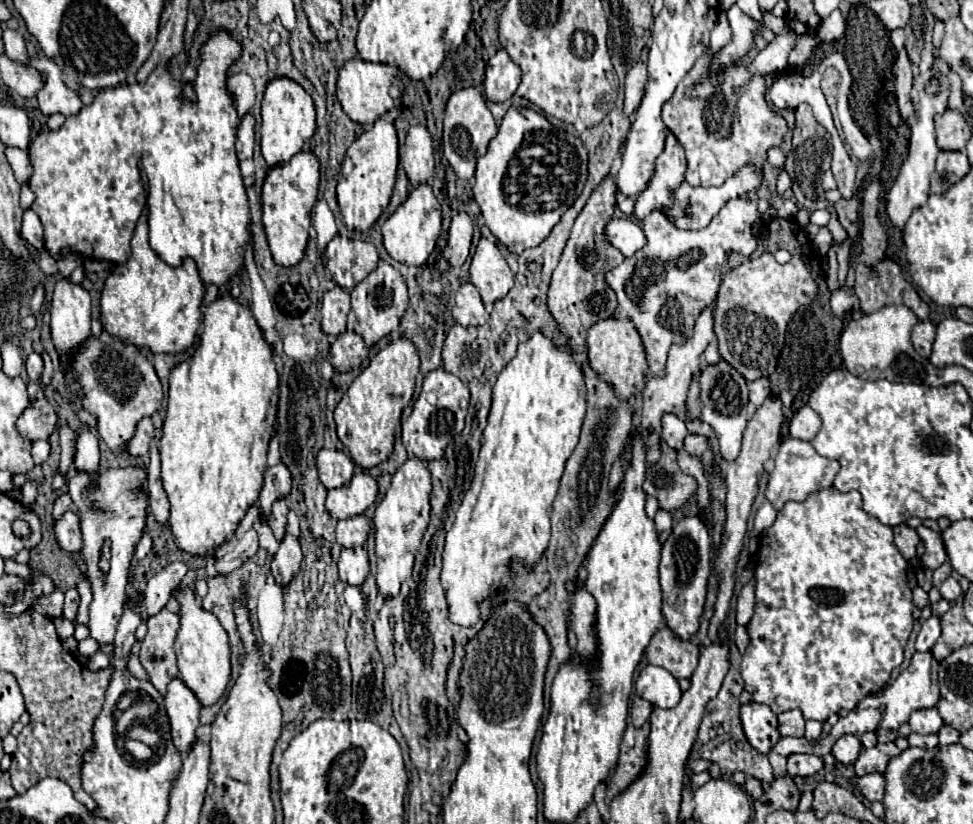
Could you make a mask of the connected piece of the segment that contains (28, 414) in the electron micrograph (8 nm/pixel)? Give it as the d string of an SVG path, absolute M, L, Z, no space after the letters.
M47 398L31 402L21 416L17 418L17 432L35 442L35 440L49 440L57 424L57 414L55 408L49 404Z

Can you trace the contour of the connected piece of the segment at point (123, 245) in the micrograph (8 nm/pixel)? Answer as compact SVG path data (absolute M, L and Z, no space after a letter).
M219 32L209 40L203 50L203 62L197 68L197 80L193 82L197 102L181 102L181 82L175 82L167 70L155 68L145 84L131 82L129 86L105 88L95 96L95 102L85 106L77 116L69 116L59 130L37 134L29 148L33 174L29 186L37 192L33 210L39 214L45 228L45 248L59 258L59 250L69 246L75 254L91 260L109 260L123 264L129 252L129 240L135 232L135 224L141 216L141 174L137 158L143 158L143 168L149 178L149 244L169 266L179 266L183 258L193 258L199 274L209 286L211 282L223 288L223 284L239 272L243 266L243 246L251 242L249 232L249 202L235 156L235 138L239 116L223 88L223 76L229 66L239 58L241 46Z

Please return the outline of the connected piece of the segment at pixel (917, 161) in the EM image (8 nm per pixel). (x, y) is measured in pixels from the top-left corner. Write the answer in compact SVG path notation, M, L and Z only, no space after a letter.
M941 78L939 82L939 94L937 96L917 96L915 98L915 106L919 108L919 120L917 124L911 126L911 144L909 144L909 156L901 166L901 172L895 180L895 184L891 186L891 190L885 192L885 212L891 220L891 224L899 230L903 230L903 226L907 224L909 216L913 214L913 210L921 208L927 198L929 198L929 178L931 172L935 172L935 156L939 152L937 144L935 144L935 128L933 128L933 116L935 114L943 114L947 110L947 98L949 98L949 82L947 78Z

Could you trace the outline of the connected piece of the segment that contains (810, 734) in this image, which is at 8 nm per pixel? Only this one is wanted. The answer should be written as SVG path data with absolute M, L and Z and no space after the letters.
M807 720L807 730L805 730L807 742L815 744L815 742L819 740L819 736L821 736L821 722L817 722L817 720Z

